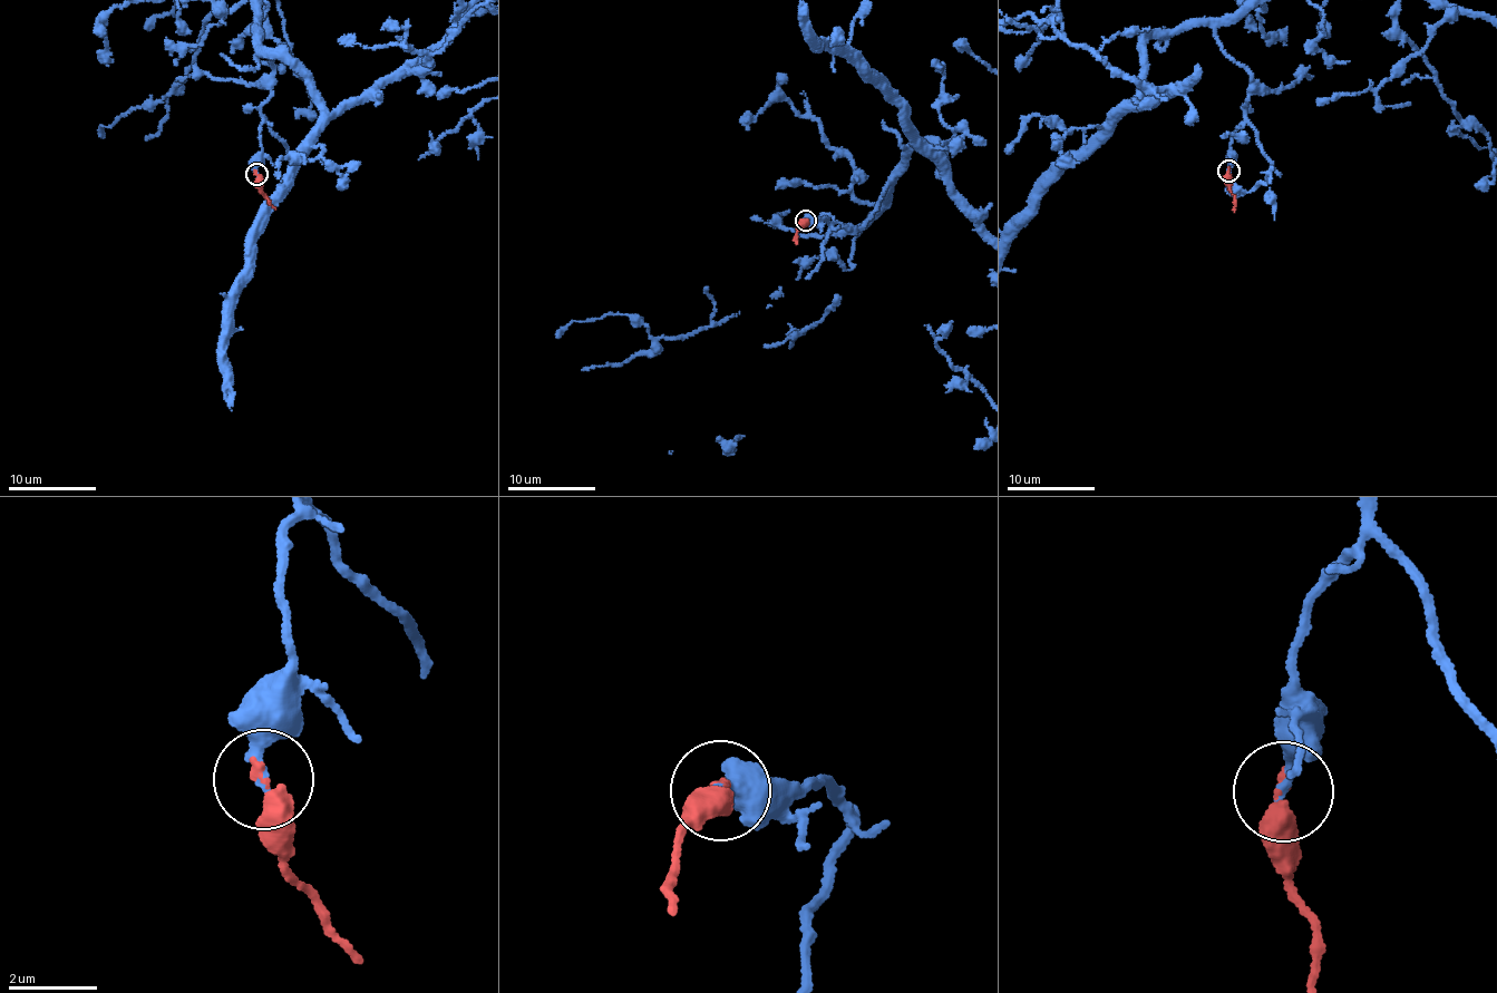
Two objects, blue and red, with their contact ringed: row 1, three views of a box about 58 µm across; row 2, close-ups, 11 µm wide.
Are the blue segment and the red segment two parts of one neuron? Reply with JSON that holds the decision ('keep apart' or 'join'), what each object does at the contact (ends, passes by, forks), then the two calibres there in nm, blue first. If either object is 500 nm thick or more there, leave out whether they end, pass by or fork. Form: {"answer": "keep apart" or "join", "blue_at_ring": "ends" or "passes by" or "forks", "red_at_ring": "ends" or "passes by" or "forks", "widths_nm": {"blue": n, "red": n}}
{"answer": "join", "blue_at_ring": "ends", "red_at_ring": "ends", "widths_nm": {"blue": 280, "red": 440}}

